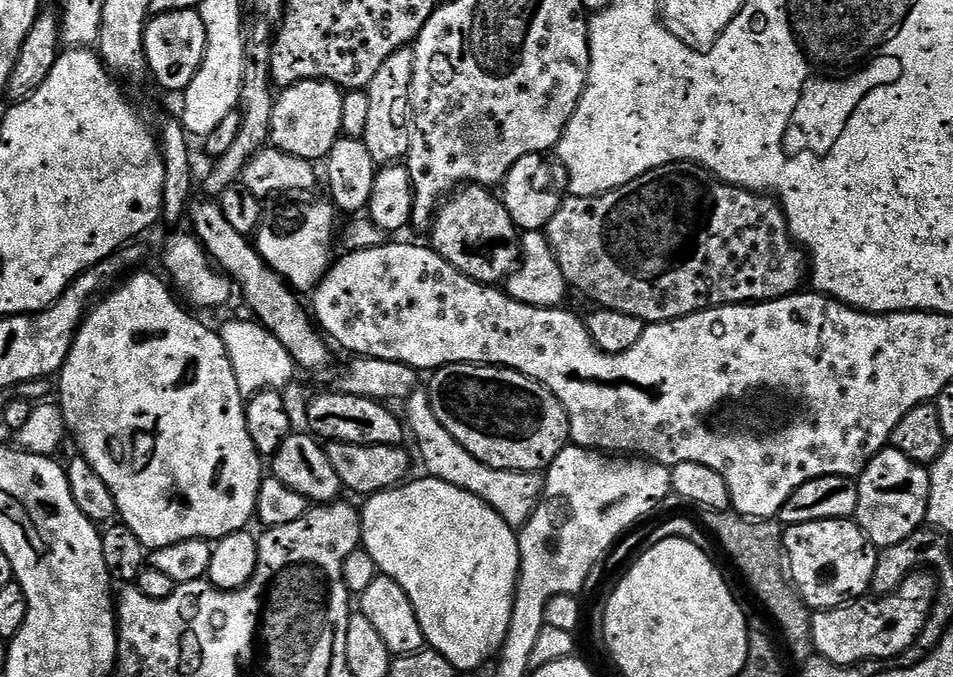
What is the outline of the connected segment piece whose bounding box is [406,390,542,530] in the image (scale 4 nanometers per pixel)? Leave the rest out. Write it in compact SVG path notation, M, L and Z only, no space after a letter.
M418 390L408 399L406 408L408 408L408 420L406 416L406 424L410 429L411 435L412 432L416 435L416 444L420 447L420 456L424 459L425 466L428 467L427 475L432 478L442 478L446 482L450 482L450 486L458 486L462 490L466 490L470 494L482 498L482 502L489 504L514 530L523 528L524 523L531 518L536 505L540 503L542 495L541 477L534 472L494 470L490 466L486 466L486 462L478 462L478 458L474 458L474 454L467 452L457 440L452 438L450 430L446 430L446 426L442 426L442 422L438 422L434 410L430 406L430 398L428 397L427 391Z

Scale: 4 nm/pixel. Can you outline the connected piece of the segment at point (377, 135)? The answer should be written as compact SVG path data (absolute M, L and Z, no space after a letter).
M411 47L398 50L382 62L382 70L374 74L374 82L367 86L370 98L370 111L366 118L366 130L362 137L366 150L370 150L370 158L378 166L387 166L403 161L412 145L412 134L416 130L416 115L412 112L412 75L414 74L414 51Z

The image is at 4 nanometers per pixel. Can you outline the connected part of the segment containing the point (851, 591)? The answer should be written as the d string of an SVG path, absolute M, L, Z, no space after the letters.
M851 519L789 524L782 532L782 548L786 553L786 568L790 573L791 583L809 609L836 608L839 604L847 604L863 597L872 587L878 552L864 537L864 531Z

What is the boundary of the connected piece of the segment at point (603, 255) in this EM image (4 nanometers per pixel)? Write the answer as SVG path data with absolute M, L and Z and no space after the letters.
M667 164L634 178L634 182L626 182L626 186L603 192L600 196L565 195L558 214L550 218L546 235L558 258L558 266L562 266L562 274L569 289L576 291L577 288L586 299L593 300L593 305L618 310L624 314L634 314L634 318L643 320L645 325L666 324L695 312L704 312L708 308L722 308L726 304L780 300L783 296L801 291L803 284L800 283L806 280L806 252L803 247L797 245L792 233L788 231L788 220L784 216L783 208L780 207L779 199L756 190L735 188L698 164Z

